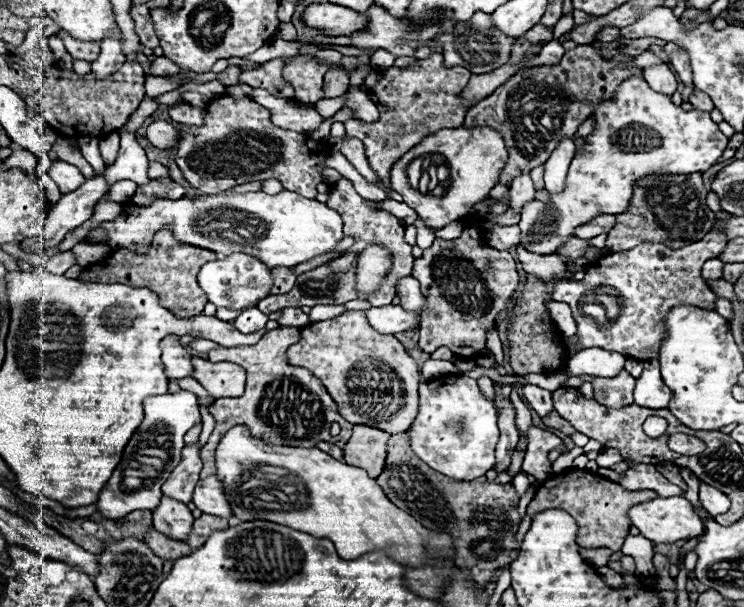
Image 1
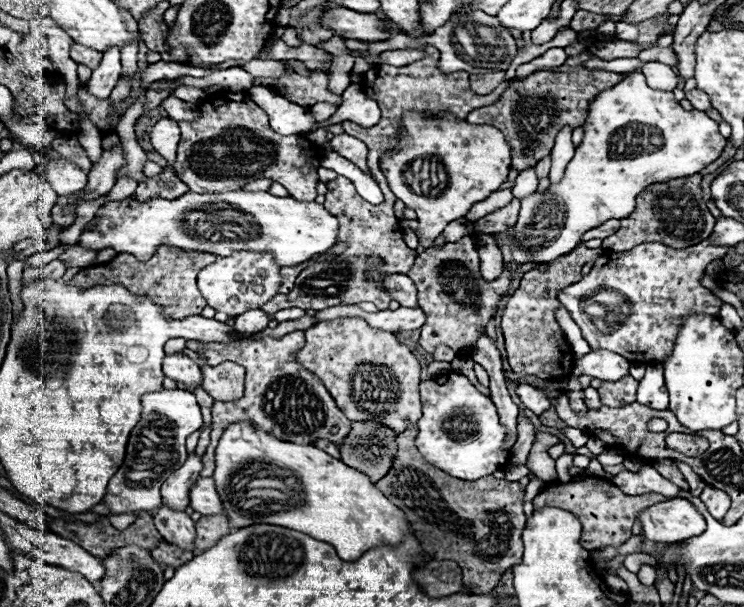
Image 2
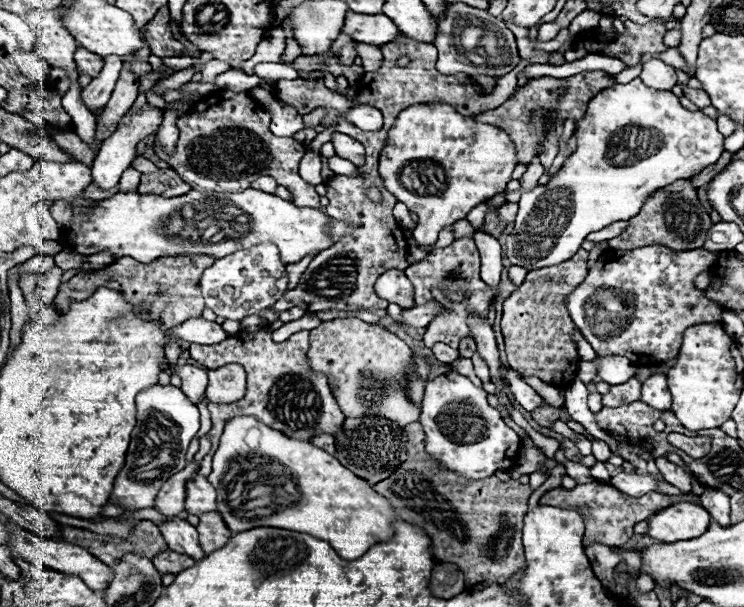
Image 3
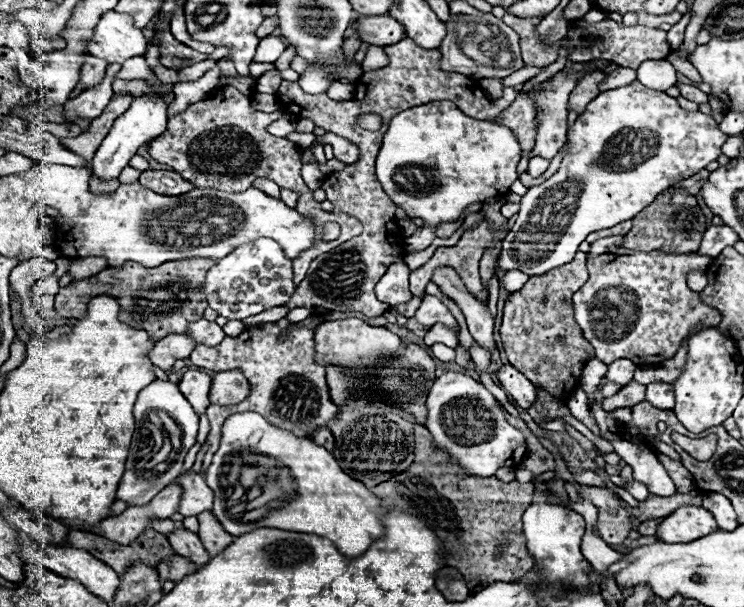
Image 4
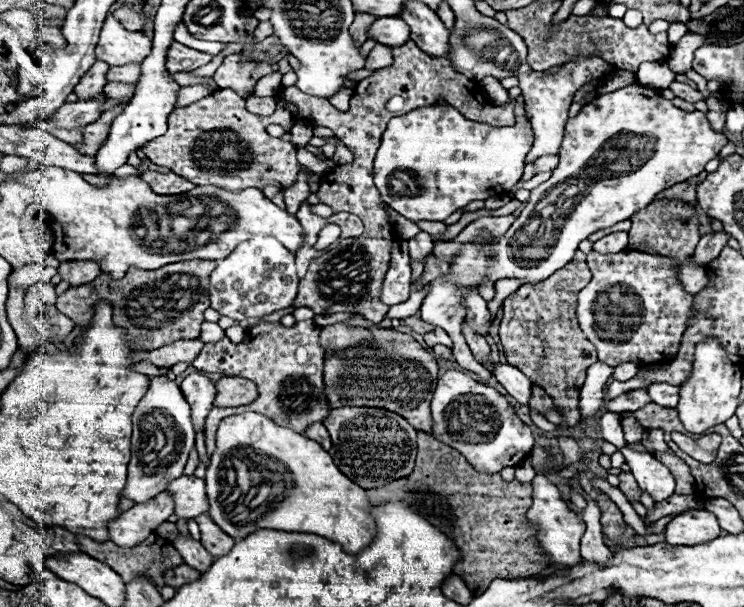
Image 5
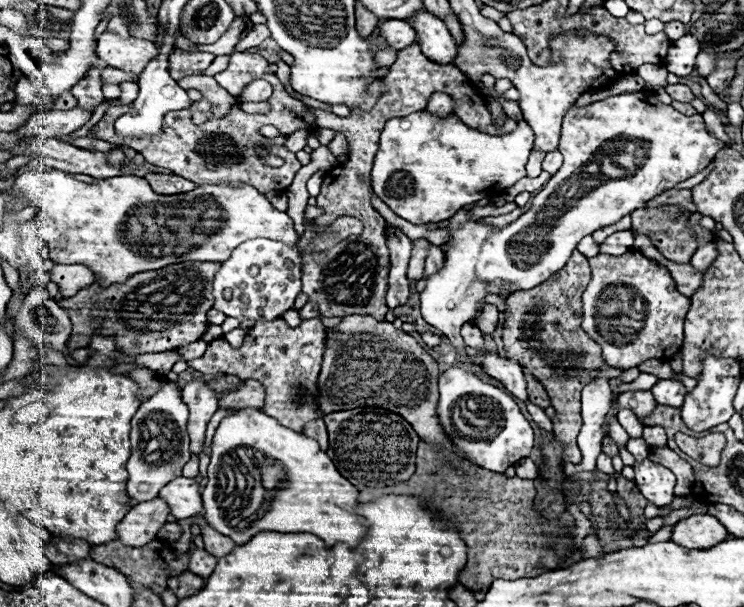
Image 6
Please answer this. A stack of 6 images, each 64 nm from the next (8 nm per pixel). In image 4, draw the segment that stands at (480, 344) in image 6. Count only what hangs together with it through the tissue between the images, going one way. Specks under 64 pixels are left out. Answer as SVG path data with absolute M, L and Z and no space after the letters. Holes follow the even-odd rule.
M474 344L474 346L470 348L470 356L472 356L472 362L476 364L476 368L478 368L480 372L488 372L488 366L490 366L490 356L488 356L488 352L486 352L482 346Z

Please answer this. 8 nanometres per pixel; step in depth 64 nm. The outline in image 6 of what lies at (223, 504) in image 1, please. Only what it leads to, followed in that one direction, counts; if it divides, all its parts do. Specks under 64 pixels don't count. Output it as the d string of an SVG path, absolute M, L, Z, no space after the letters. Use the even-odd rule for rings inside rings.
M180 476L172 480L160 490L160 498L164 498L170 504L172 514L178 520L196 516L204 510L204 504L200 498L200 484L194 478Z

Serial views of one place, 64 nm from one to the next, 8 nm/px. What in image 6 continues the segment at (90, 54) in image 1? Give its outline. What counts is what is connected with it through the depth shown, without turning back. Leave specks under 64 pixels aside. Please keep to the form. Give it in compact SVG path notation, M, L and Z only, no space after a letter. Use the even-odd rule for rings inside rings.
M94 66L94 68L88 70L88 74L70 90L70 92L76 96L78 106L82 106L82 108L92 108L92 110L94 110L100 102L104 102L100 72L102 72L102 68Z

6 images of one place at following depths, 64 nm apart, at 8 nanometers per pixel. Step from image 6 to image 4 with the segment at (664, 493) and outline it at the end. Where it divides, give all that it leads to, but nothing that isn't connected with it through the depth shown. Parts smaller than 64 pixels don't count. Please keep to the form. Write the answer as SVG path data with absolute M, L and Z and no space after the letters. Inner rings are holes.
M612 440L610 442L614 446L614 452L632 466L634 470L634 478L638 482L648 484L648 490L656 496L672 496L676 493L674 482L670 480L670 476L666 474L664 466L658 462L656 454L652 450L648 450L646 446L636 446L636 444L628 444L624 440Z

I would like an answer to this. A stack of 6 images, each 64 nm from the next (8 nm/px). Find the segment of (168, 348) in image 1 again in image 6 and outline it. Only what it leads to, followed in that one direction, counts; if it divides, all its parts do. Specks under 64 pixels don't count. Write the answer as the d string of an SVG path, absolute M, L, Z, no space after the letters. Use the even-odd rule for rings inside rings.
M192 378L182 388L182 400L186 402L190 410L188 418L188 434L190 434L190 450L194 454L200 454L204 448L204 432L206 424L210 422L210 416L218 410L218 398L212 388L208 388L208 382L202 378Z

